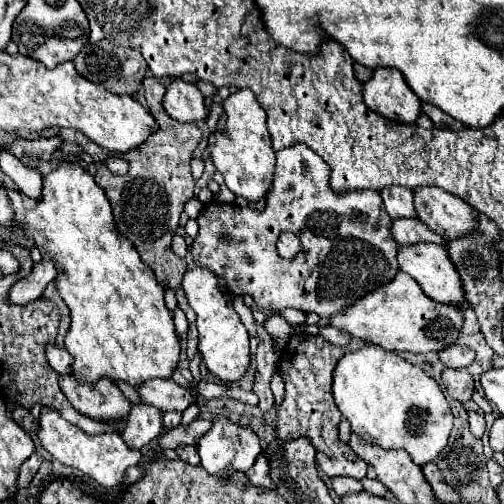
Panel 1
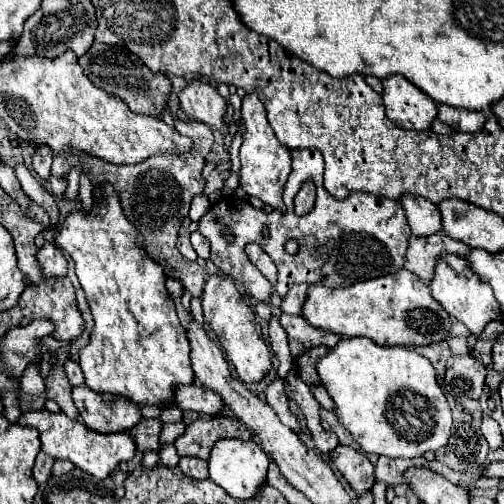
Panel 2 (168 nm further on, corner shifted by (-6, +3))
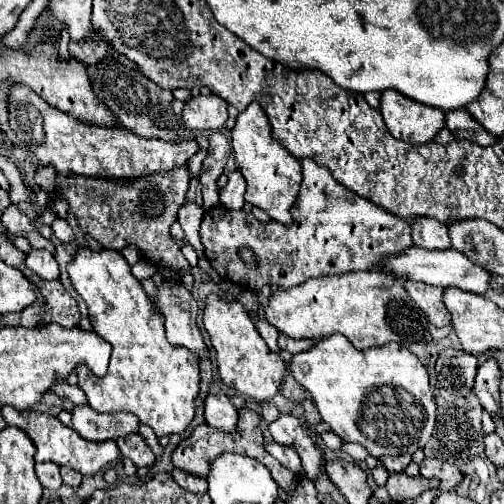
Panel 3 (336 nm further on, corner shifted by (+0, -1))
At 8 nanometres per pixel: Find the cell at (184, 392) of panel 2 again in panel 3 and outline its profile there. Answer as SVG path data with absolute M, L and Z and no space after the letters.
M209 395L205 399L205 421L219 429L219 431L227 431L227 433L235 433L237 431L237 421L239 421L239 413L233 407L233 403L223 395Z

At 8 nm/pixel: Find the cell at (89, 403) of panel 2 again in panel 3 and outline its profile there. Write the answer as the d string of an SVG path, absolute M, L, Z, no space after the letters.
M73 409L73 429L87 441L109 441L137 433L139 421L133 413L97 413L93 409Z

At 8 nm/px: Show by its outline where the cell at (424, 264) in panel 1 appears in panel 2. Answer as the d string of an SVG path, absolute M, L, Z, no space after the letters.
M443 253L443 257L439 257L435 265L435 277L431 279L429 289L431 295L443 305L443 309L457 321L465 323L473 335L481 335L485 325L501 315L499 303L495 301L491 287L483 285L483 281L479 281L479 277L475 277L475 273L467 269L467 261L463 261L463 257L455 253Z

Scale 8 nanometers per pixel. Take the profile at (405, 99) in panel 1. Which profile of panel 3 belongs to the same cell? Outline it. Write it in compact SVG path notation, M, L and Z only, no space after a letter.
M393 89L381 95L379 109L389 133L411 145L429 143L445 127L445 111L409 101L409 97L403 97Z

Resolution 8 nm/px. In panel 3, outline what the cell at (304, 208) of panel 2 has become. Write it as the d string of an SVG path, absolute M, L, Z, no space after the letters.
M249 103L249 107L239 113L237 123L231 129L231 145L235 151L237 169L247 181L245 201L289 227L293 223L291 207L295 205L301 187L301 161L295 159L277 139L273 139L269 119L259 103Z

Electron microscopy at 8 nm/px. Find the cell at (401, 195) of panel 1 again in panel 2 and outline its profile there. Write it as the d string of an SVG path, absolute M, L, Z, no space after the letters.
M401 197L399 203L403 205L413 235L429 237L441 231L441 215L437 211L437 205L423 201L423 197Z

